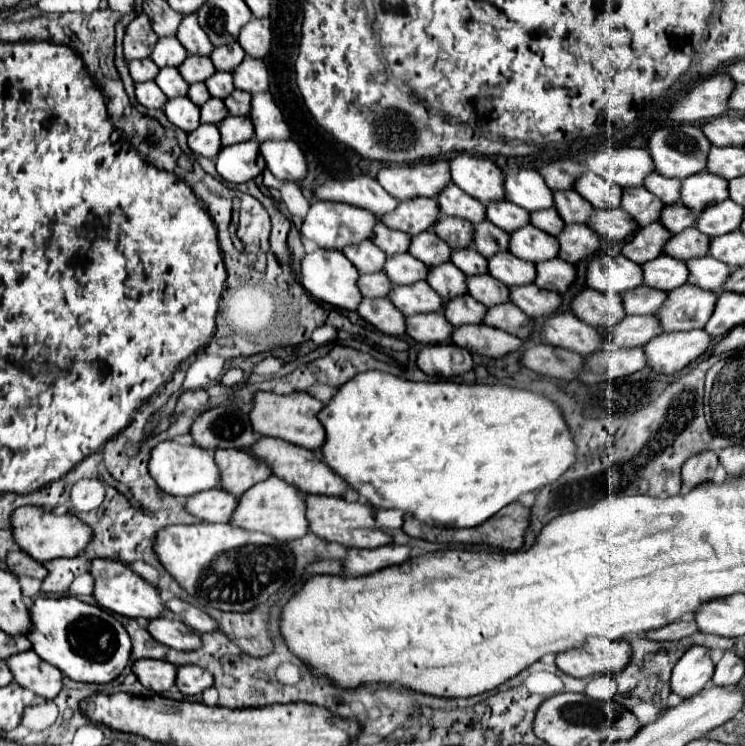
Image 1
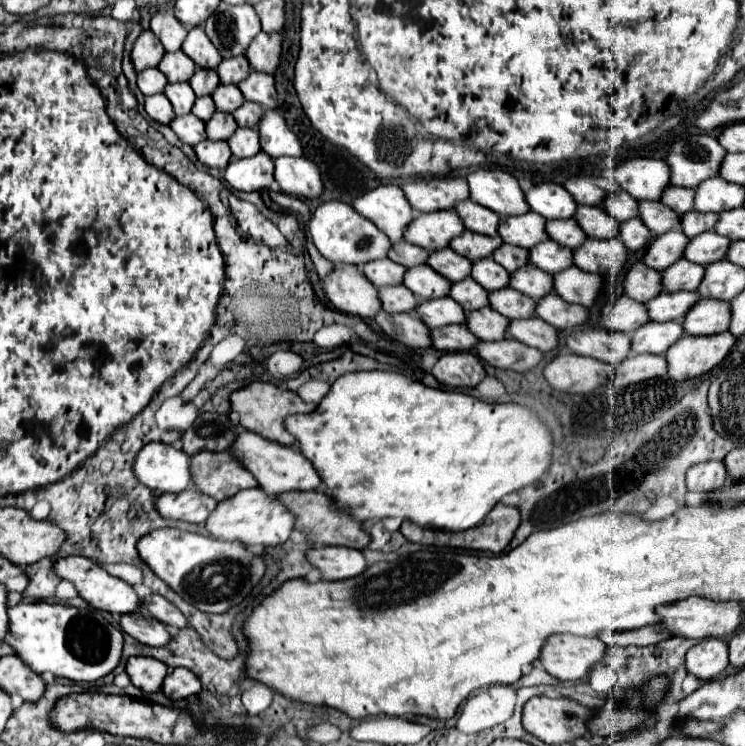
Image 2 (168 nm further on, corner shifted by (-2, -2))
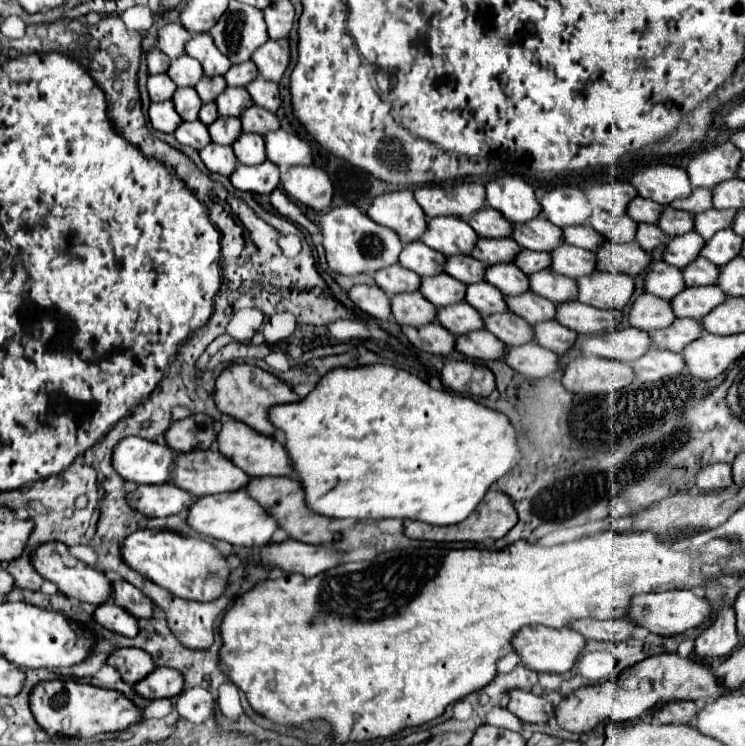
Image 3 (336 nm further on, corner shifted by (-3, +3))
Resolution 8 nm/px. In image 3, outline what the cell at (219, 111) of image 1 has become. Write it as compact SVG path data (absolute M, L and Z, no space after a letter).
M218 118L216 122L212 122L210 126L208 126L208 130L210 130L210 138L212 138L212 142L216 142L216 144L232 144L238 136L240 136L240 132L242 132L242 126L240 126L240 118Z

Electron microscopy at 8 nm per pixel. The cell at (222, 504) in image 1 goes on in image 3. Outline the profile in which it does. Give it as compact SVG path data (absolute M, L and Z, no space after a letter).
M166 482L162 486L138 486L128 496L130 506L148 518L186 512L196 500L198 496L192 496L186 490L180 490L172 482Z

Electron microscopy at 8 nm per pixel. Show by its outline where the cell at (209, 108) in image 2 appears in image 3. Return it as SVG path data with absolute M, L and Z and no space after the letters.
M206 102L200 110L200 120L210 126L214 122L214 118L218 118L218 108L216 108L216 102Z

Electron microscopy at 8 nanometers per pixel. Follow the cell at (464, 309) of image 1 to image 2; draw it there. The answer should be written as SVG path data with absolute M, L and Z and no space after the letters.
M491 307L473 311L467 317L467 329L481 341L501 341L507 337L509 319Z

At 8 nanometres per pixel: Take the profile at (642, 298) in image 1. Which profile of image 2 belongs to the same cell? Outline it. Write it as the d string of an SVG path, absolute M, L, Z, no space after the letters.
M665 291L653 303L647 303L647 311L653 321L681 321L699 299L701 295L695 291Z

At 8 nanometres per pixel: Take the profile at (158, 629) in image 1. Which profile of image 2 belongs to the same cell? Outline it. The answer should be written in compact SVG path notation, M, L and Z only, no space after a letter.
M139 611L121 615L119 625L121 625L123 633L131 635L133 639L137 639L143 645L161 647L161 645L169 643L169 631L165 629L165 625L157 623L157 619L147 617L147 615L139 613Z

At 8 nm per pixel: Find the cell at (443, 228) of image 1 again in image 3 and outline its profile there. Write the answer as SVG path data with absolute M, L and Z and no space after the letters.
M478 238L470 256L492 266L498 262L512 262L518 252L520 246L512 238Z

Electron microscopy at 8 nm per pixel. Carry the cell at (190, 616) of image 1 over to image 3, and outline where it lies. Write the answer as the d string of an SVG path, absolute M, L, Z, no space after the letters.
M126 580L114 582L114 600L118 606L130 610L130 614L134 614L136 618L152 618L154 616L154 602Z

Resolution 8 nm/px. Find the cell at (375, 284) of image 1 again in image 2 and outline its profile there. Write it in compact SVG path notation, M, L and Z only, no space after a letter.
M405 285L379 289L379 299L387 313L411 313L419 305L419 299Z

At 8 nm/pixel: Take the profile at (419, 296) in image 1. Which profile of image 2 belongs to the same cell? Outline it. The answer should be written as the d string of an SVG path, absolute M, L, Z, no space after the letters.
M441 297L441 299L433 299L433 301L421 301L417 307L417 317L429 329L465 323L465 311L461 309L459 303L455 303L449 297Z

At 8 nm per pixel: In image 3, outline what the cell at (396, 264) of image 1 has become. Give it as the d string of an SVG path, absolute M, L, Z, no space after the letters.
M436 274L436 276L426 276L420 282L418 288L426 300L430 300L436 308L448 306L448 304L456 304L464 300L466 294L466 284L454 280L448 274Z

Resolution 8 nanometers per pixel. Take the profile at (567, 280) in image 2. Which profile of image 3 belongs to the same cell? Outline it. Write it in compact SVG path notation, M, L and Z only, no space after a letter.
M594 270L588 276L576 278L578 300L594 308L614 308L622 311L634 292L634 280L618 272Z

